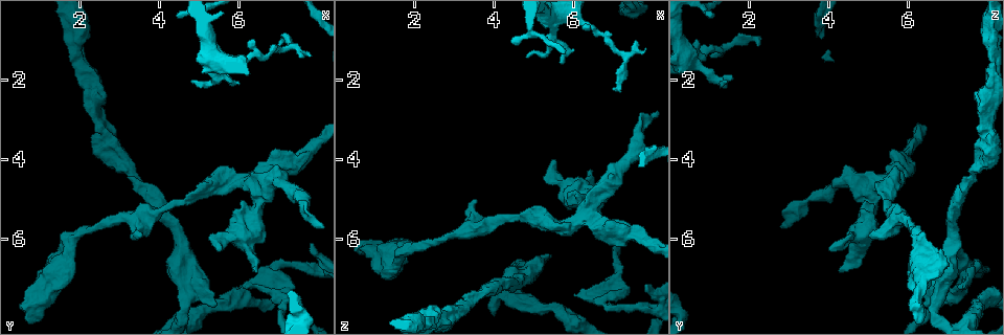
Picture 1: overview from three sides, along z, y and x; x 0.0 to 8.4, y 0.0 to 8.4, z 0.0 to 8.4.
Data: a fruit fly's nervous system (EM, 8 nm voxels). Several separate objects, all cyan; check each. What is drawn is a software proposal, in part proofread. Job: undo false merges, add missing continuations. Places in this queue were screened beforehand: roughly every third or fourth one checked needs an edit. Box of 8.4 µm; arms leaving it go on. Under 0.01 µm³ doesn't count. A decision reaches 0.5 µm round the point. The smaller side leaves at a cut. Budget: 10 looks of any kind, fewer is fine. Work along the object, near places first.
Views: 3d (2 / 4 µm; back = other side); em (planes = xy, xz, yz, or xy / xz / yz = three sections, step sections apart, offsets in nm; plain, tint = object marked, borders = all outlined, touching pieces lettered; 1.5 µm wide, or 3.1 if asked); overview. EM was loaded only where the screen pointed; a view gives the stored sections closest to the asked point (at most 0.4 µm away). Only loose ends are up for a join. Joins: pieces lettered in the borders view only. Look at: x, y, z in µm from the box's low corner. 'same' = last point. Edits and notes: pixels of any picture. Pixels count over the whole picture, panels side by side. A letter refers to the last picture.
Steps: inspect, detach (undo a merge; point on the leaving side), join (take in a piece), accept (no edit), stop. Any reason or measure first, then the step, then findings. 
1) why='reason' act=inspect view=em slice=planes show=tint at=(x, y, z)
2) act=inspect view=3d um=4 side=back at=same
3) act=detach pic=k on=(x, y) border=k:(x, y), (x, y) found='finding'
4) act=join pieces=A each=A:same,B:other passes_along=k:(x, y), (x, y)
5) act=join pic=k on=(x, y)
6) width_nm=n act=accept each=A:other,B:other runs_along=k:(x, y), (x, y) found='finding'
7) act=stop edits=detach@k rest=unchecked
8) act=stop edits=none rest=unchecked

why='branch stops here' act=inspect view=3d um=2 at=(3.60, 5.90, 5.10)

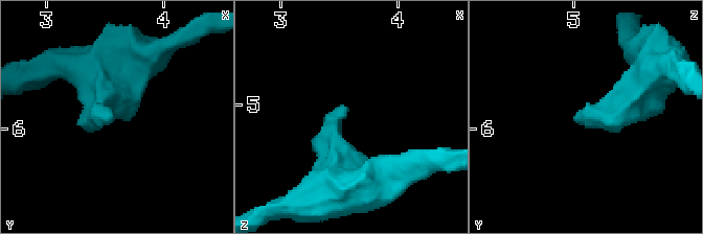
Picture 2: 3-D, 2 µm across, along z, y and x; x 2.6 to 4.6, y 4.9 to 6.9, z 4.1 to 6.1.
act=inspect view=em slice=xy step=4 show=tint at=(3.58, 5.94, 5.06)

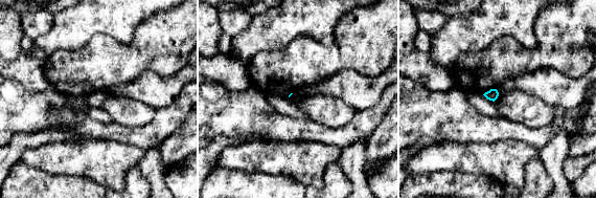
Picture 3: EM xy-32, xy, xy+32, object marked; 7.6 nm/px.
act=inspect view=em slice=xz step=8 show=borders at=same

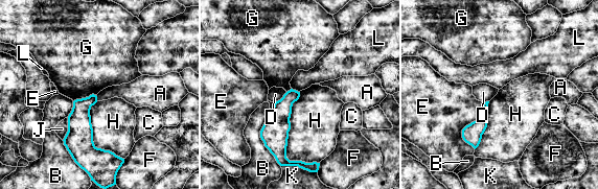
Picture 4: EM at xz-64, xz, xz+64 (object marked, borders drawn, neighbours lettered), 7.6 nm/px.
longest_contact=H:550nm act=accept each=A:other,B:other,C:other,D:other,E:other,F:other,G:other,H:other,J:other,K:other,L:other border=4:(300, 92), (286, 157), (319, 163) found='no lettered piece goes on from it'

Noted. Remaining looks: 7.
why='a narrow waist' act=inspect view=3d um=2 at=(3.45, 4.40, 7.60)

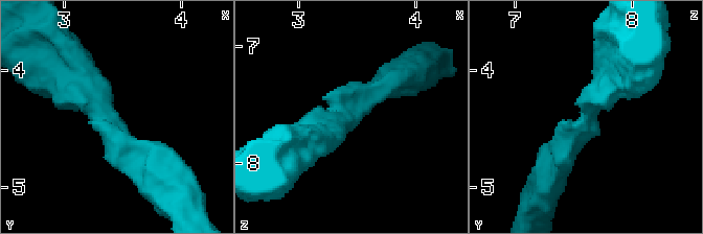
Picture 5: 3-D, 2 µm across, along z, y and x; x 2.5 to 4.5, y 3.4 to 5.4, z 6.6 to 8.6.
arm_widths_nm=300,320 act=inspect view=em slice=planes show=plain at=(3.40, 4.44, 7.62)

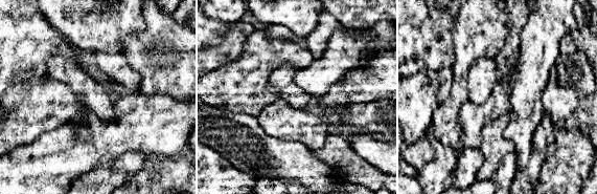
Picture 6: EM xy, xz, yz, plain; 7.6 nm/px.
why='what lies round it' act=inspect view=em slice=planes show=borders at=same

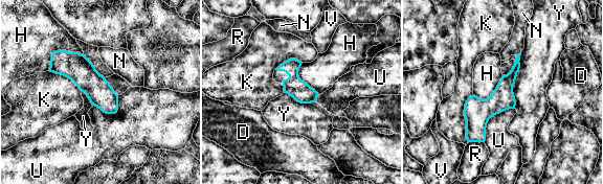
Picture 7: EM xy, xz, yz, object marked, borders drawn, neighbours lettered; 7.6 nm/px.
width_nm=160 act=accept each=D:other,H:other,K:other,N:other,R:other,U:other,V:other,Y:other border=7:(83, 53), (56, 50), (48, 70) found='one neuron here'

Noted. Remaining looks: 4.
why='sharp bend' act=inspect view=em slice=xy step=8 show=tint at=(7.00, 6.75, 7.75)

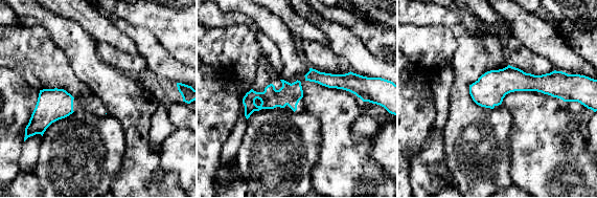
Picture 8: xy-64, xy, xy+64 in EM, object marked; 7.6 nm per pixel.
act=inspect view=em slice=planes show=borders at=same

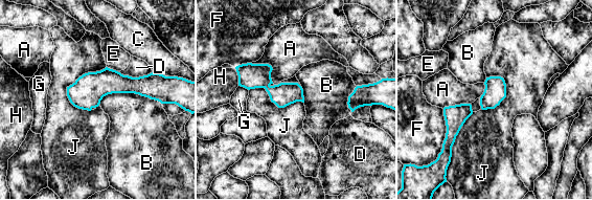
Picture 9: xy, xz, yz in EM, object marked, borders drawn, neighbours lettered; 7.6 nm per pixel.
width_nm=170 act=accept each=A:other,B:other,C:other,D:other,E:other,F:other,G:other,H:other,J:other runs_along=9:(69, 89), (142, 85), (160, 95) found='continuous, no second neuron'

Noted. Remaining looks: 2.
why='tapers out' act=inspect view=em slice=xz step=4 show=plain at=(4.80, 2.05, 1.40)

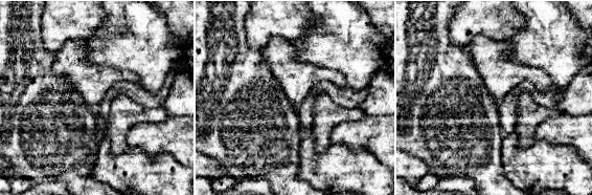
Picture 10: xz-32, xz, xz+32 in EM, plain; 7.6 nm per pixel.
why='what lies round it' act=inspect view=em slice=xz step=4 show=borders at=same

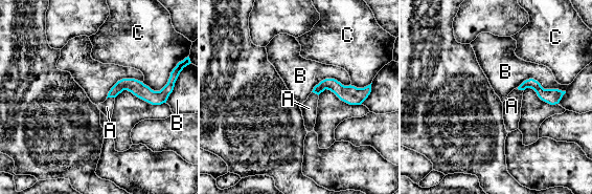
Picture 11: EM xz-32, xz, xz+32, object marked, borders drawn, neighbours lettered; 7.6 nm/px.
act=join pieces=A each=A:same,B:other,C:other found='the neuron continues'

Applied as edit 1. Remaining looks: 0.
act=stop edits=join@11 rest=unchecked

